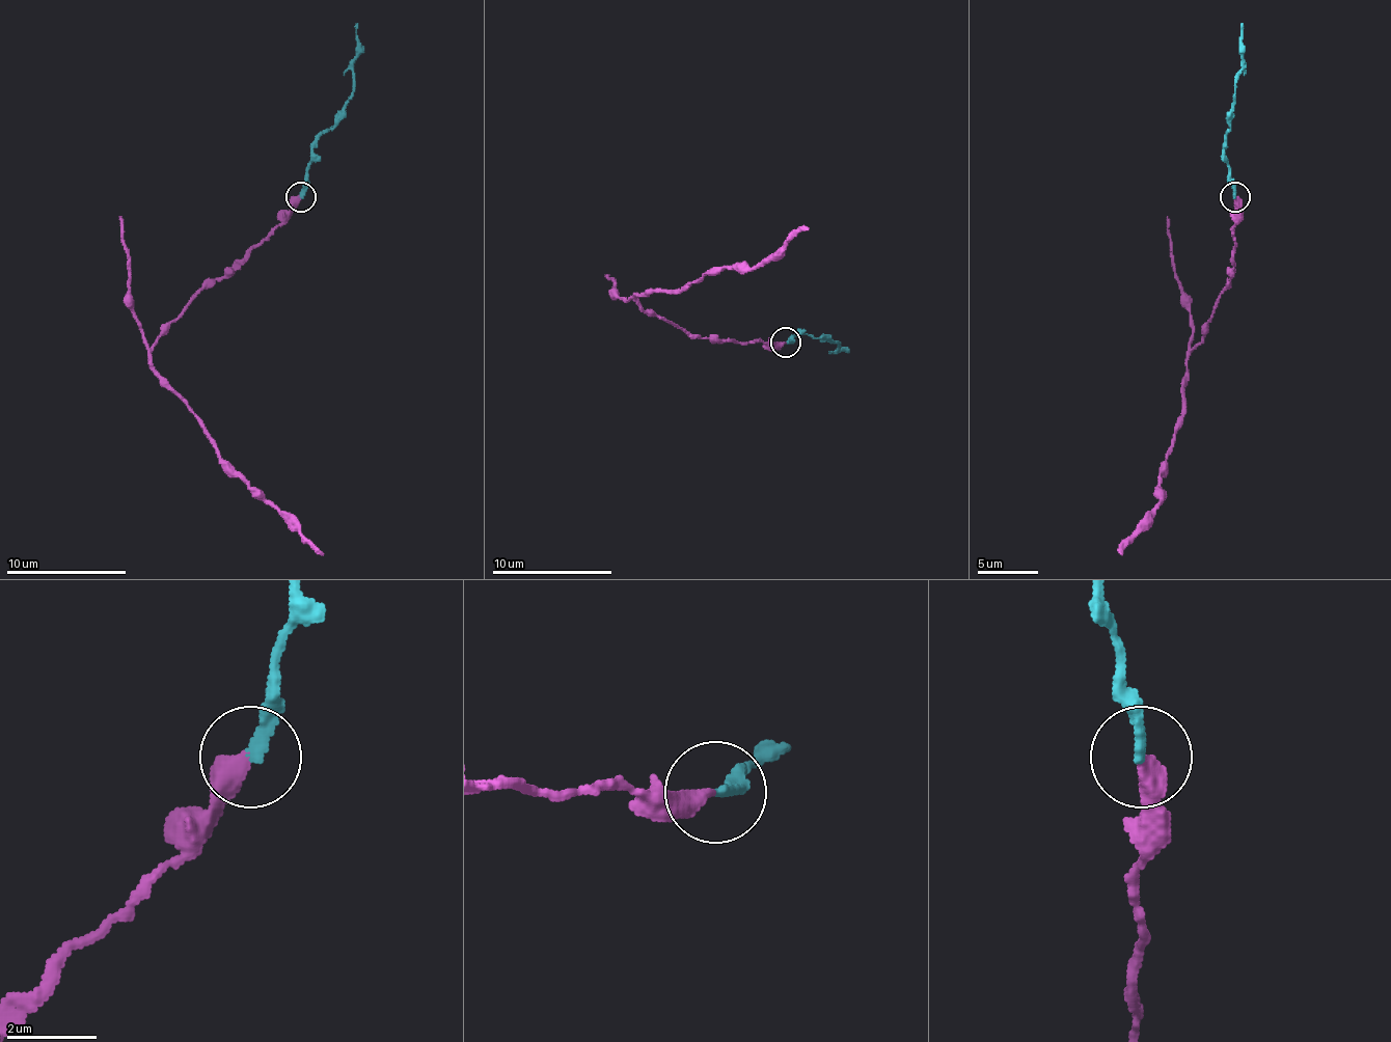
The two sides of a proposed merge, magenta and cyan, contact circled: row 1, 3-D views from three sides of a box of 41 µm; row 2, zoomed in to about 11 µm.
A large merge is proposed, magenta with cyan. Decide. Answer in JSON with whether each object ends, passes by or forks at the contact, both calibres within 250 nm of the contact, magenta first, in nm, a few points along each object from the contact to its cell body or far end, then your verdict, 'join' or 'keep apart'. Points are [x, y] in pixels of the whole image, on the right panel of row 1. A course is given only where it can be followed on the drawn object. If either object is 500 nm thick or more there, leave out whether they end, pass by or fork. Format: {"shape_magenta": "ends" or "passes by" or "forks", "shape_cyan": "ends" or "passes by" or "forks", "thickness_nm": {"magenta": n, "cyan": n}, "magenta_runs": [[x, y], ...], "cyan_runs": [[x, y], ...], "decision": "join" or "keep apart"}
{"shape_magenta": "ends", "shape_cyan": "ends", "thickness_nm": {"magenta": 440, "cyan": 240}, "magenta_runs": [[1235, 196], [1229, 286], [1202, 340], [1188, 355], [1184, 415], [1161, 475], [1161, 502], [1121, 545], [1121, 554]], "cyan_runs": [[1235, 196], [1224, 160], [1224, 144], [1235, 90], [1242, 24]], "decision": "keep apart"}

